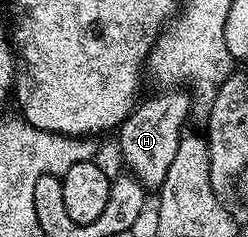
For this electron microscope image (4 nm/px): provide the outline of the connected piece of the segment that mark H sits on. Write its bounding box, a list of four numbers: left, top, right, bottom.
[118,88,190,191]

